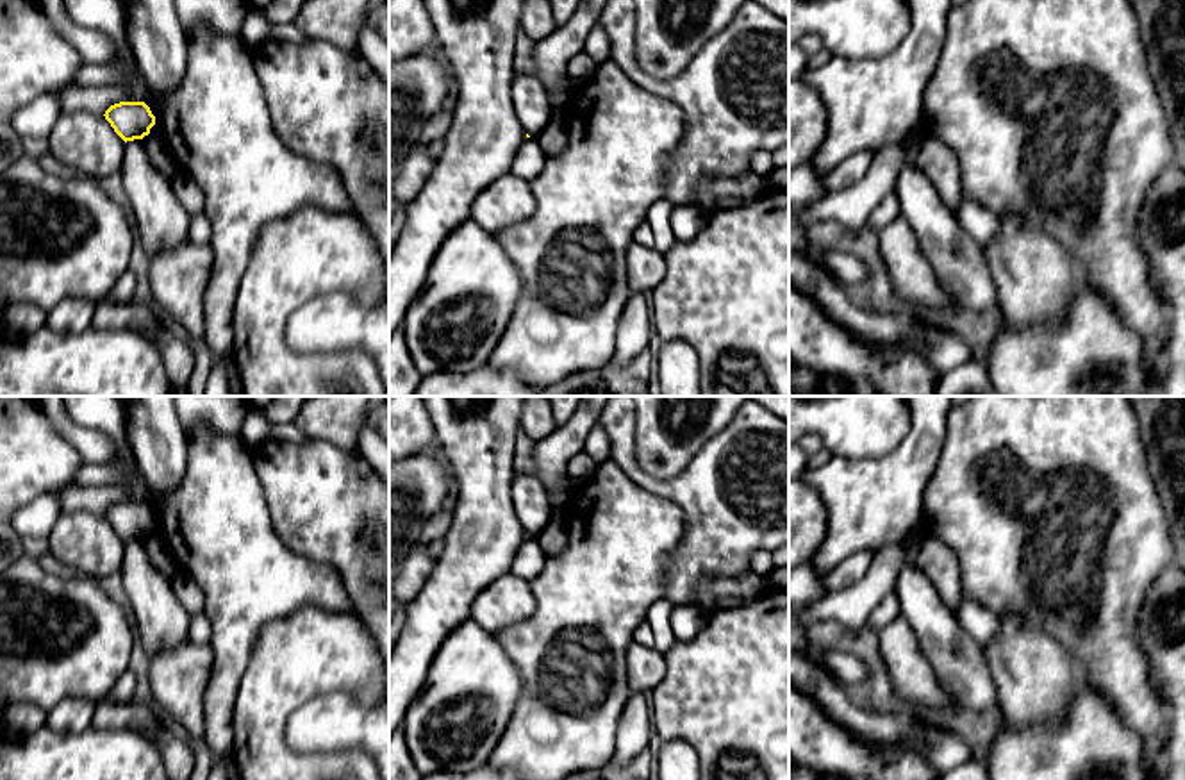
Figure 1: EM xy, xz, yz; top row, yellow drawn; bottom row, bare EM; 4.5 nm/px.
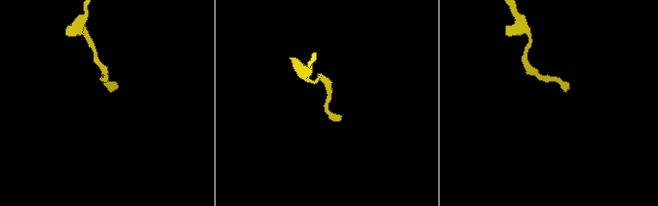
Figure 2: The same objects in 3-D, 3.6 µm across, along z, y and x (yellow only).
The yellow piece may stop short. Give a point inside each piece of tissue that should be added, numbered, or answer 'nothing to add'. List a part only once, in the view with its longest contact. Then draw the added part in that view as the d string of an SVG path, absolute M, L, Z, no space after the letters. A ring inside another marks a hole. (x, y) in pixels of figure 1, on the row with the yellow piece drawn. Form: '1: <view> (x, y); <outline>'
nothing to add

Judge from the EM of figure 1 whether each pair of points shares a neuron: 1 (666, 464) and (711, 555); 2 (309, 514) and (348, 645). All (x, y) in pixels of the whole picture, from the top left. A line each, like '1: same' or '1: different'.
1: different
2: different

